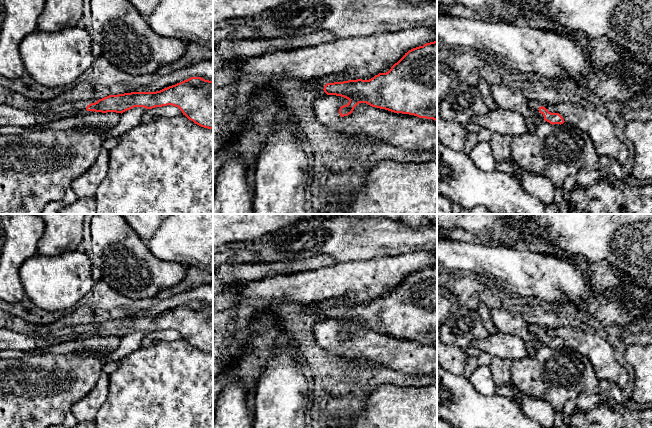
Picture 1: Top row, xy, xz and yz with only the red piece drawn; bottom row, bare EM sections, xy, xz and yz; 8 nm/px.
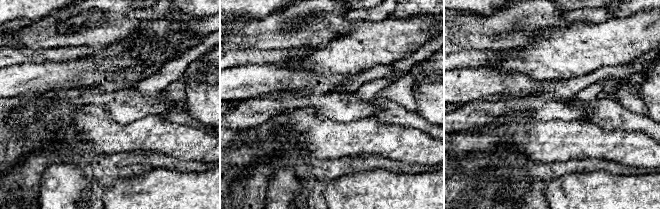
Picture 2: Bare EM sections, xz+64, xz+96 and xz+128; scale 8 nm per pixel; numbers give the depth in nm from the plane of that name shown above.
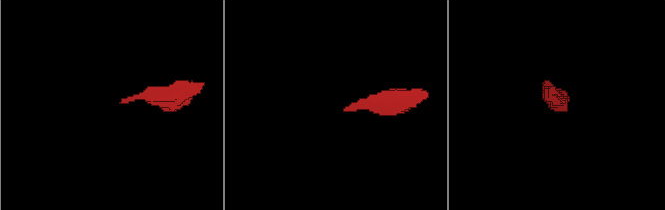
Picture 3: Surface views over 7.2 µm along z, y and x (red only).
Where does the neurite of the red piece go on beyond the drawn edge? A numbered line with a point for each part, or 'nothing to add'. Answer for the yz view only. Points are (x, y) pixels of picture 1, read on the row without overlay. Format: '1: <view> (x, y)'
1: yz (533, 328)

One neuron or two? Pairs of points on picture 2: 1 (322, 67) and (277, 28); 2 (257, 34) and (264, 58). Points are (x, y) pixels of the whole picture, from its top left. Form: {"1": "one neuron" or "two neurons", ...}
{"1": "two neurons", "2": "two neurons"}

